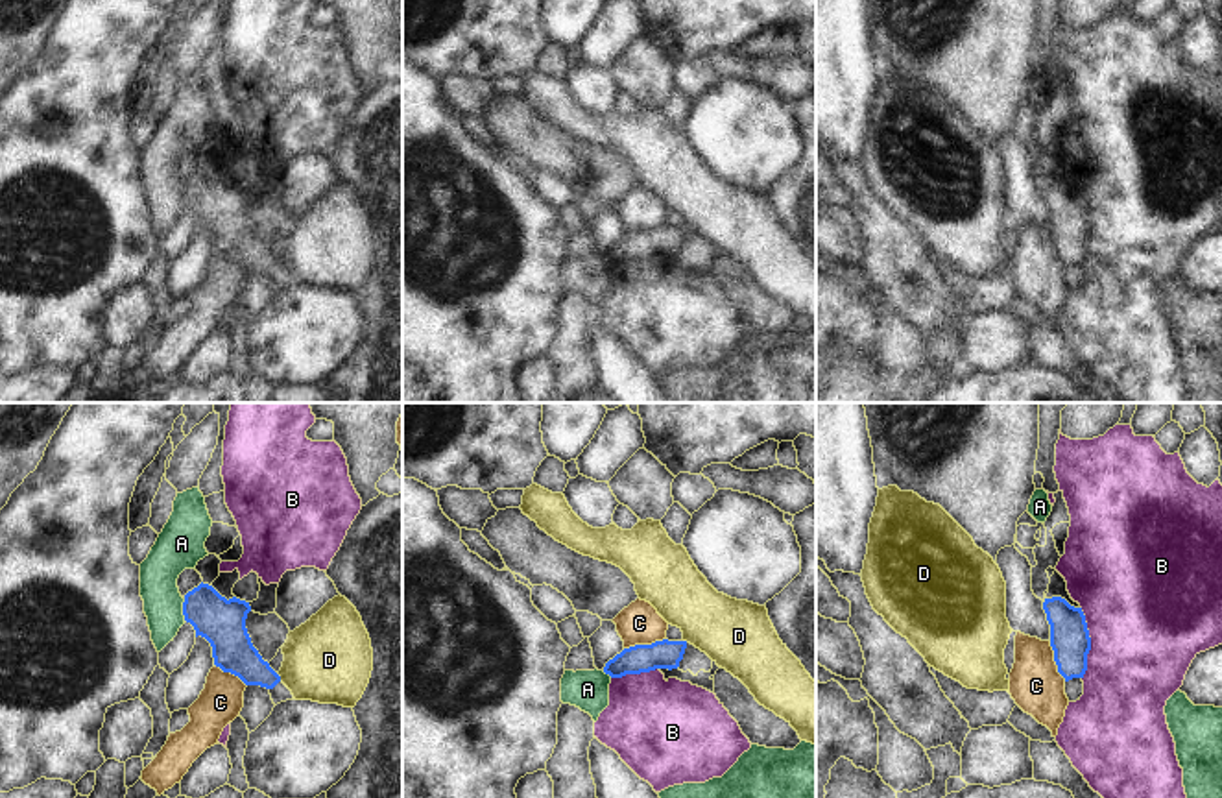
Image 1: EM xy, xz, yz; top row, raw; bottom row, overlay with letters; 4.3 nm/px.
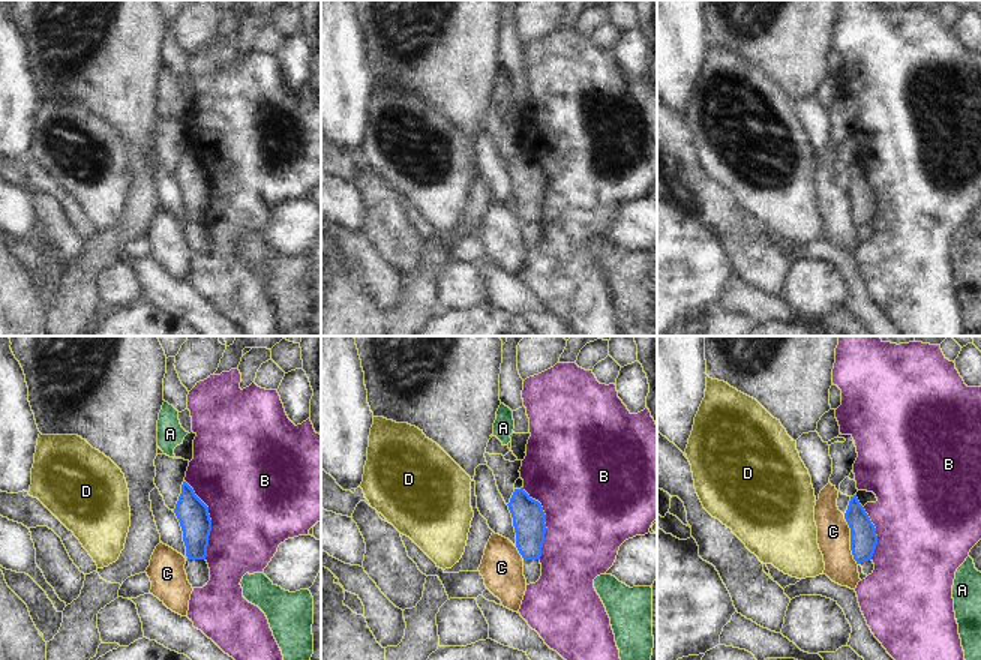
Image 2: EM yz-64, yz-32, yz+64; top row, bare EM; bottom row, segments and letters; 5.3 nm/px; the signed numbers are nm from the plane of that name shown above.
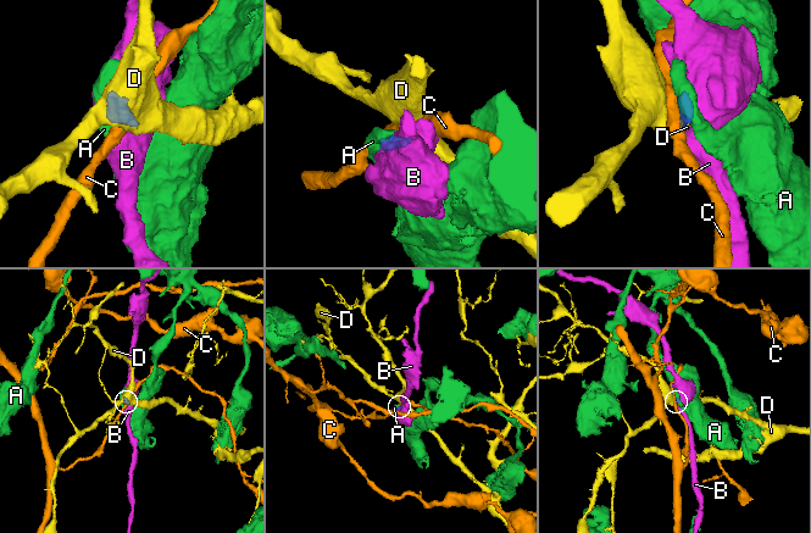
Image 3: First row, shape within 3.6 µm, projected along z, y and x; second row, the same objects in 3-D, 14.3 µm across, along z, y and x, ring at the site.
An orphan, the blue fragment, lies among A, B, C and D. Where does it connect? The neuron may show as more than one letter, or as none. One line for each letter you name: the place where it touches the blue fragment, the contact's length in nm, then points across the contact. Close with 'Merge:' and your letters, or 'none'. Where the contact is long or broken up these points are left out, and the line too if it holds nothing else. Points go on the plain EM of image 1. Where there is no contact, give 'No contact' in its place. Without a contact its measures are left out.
Merge: none

